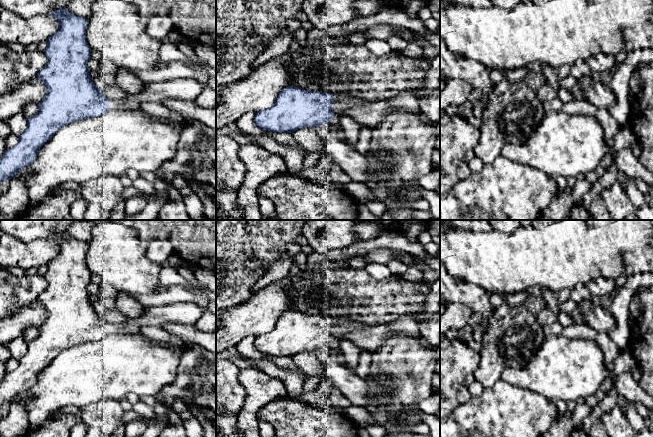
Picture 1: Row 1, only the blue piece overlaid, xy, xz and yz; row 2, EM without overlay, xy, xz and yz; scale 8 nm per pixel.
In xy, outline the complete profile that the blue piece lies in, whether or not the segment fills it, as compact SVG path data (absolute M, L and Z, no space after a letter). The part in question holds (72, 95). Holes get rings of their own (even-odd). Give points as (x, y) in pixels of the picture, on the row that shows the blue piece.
M66 9L54 11L50 16L59 21L59 29L47 40L44 51L47 64L37 73L37 77L47 89L44 99L38 104L39 112L27 118L27 128L19 135L18 143L6 149L0 159L0 183L14 177L21 169L30 166L36 159L41 147L62 127L75 121L94 118L109 110L137 110L144 102L163 102L173 98L195 101L205 89L192 78L177 78L164 82L146 83L145 88L121 100L110 100L101 92L90 77L87 62L91 59L92 49L86 40L88 19L79 17Z

